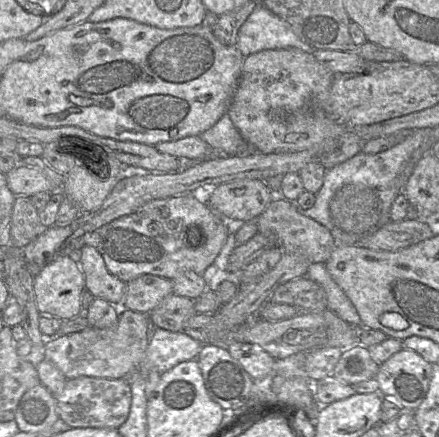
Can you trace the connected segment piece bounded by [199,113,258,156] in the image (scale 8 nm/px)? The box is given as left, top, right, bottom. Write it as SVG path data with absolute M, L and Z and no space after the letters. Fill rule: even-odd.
M228 114L223 115L210 129L199 136L213 151L228 156L250 155L255 153L253 148L243 139L239 131L234 127Z

